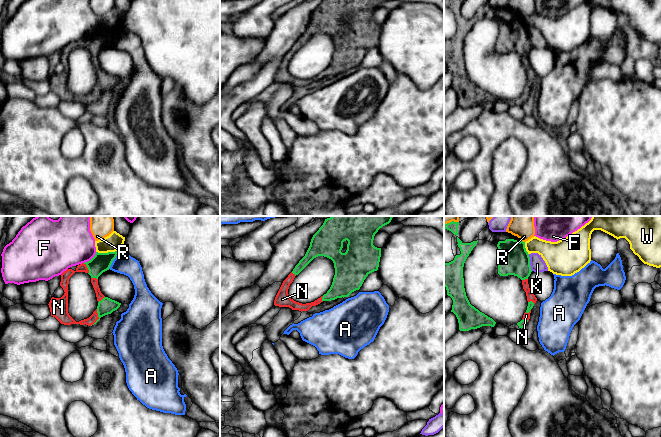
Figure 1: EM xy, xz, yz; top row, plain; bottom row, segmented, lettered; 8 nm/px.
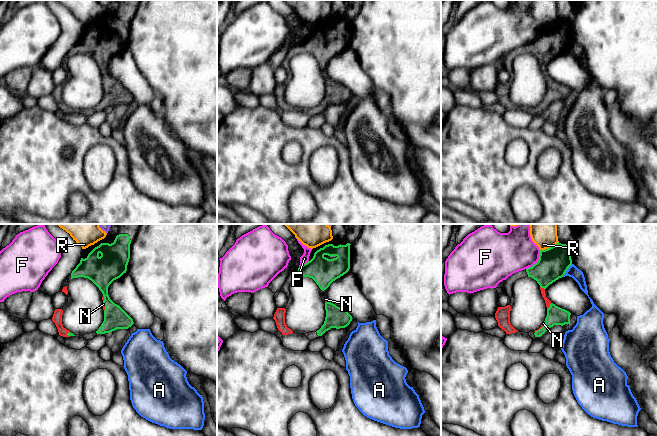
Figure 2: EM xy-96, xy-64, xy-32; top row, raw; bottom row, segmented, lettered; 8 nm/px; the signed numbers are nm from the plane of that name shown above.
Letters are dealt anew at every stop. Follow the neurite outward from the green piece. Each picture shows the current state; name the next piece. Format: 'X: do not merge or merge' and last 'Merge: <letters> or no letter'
A: do not merge
F: do not merge
K: do not merge
N: merge
R: do not merge
W: do not merge
Merge: N

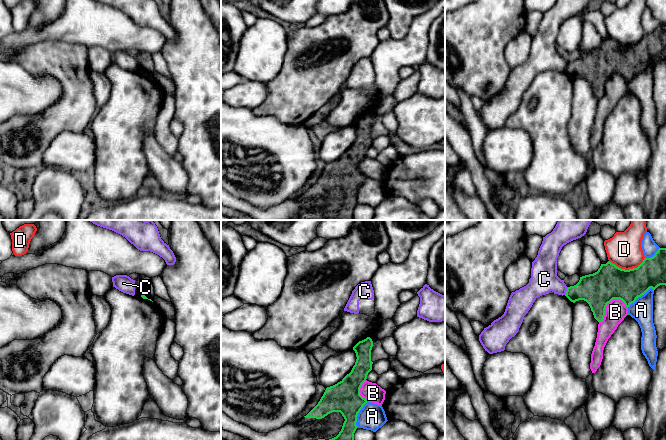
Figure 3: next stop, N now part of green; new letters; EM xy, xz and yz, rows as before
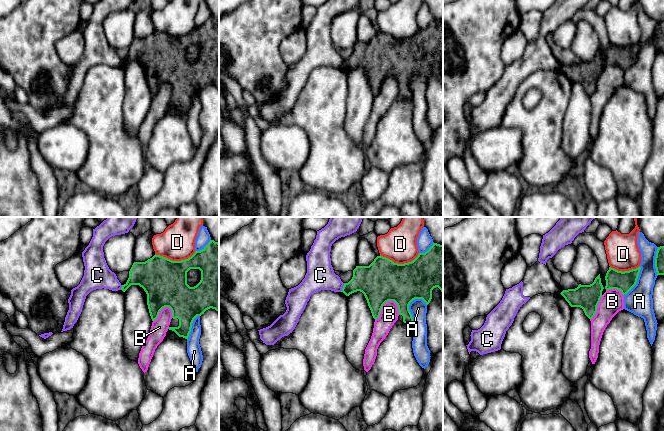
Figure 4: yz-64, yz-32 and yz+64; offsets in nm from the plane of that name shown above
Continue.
A: do not merge
B: do not merge
C: do not merge
D: do not merge
Merge: no letter

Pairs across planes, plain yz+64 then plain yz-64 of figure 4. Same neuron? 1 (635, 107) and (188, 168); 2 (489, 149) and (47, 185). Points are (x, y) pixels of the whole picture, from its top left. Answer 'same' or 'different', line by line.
1: different
2: different

